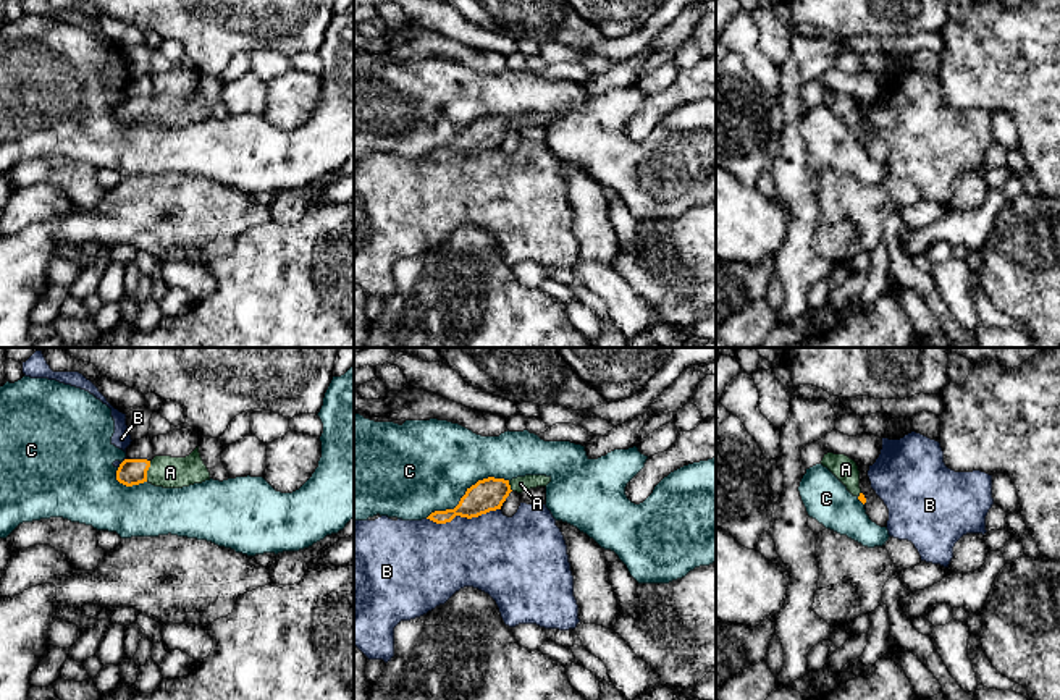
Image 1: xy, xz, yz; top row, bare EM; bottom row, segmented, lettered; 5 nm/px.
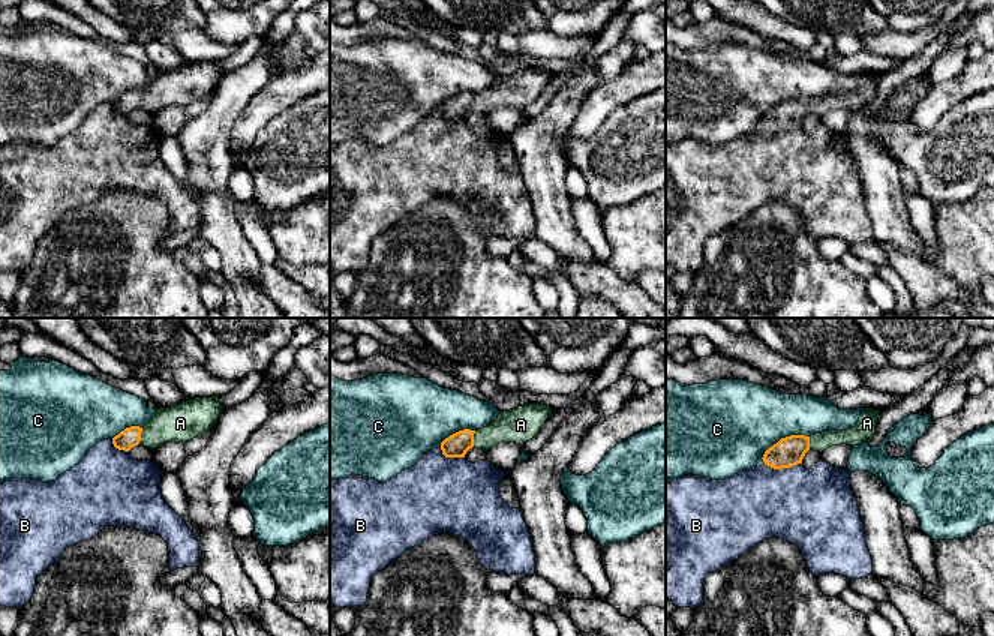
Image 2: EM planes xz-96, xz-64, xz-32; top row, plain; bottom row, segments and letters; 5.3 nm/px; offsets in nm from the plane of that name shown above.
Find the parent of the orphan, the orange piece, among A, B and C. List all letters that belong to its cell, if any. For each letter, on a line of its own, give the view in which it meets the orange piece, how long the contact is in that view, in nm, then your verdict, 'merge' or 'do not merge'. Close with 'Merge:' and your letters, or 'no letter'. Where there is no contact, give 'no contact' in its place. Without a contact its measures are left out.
A: meets orange in xy; contact 110 nm long; merge
B: meets orange in xz; contact 380 nm long; do not merge
C: meets orange in xz; contact 460 nm long; do not merge
Merge: A

